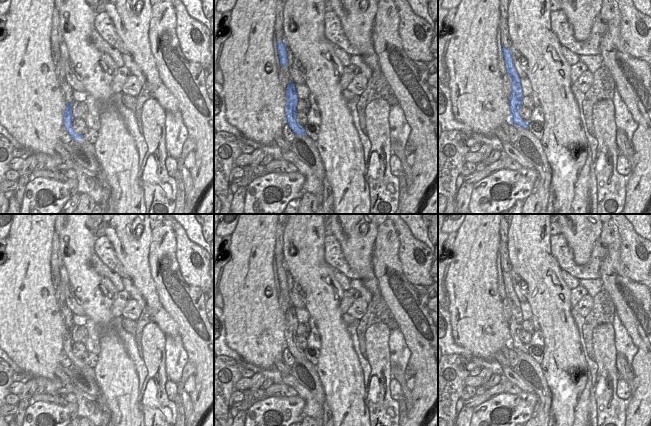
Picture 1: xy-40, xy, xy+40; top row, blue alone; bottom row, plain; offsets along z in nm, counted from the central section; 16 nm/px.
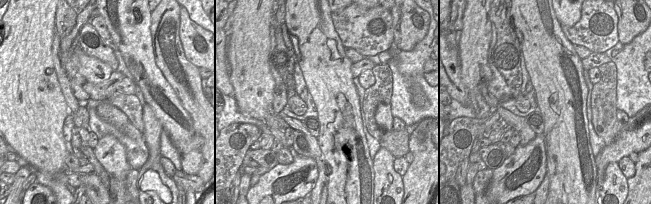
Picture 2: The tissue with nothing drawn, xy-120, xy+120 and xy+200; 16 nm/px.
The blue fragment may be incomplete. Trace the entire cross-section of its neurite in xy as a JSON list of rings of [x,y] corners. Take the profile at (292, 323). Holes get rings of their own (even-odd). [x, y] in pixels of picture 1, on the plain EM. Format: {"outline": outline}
{"outline": [[[290,305],[289,309],[287,310],[285,318],[286,318],[285,329],[286,347],[289,349],[290,353],[295,359],[306,359],[304,350],[301,350],[297,346],[296,330],[299,323],[295,314],[295,308],[292,305]]]}

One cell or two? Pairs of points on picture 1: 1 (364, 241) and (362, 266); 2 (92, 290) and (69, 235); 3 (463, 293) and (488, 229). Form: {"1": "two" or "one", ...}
{"1": "one", "2": "one", "3": "one"}

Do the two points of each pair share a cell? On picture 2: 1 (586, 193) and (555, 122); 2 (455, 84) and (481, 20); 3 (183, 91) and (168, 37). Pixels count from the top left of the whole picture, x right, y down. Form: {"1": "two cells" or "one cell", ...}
{"1": "one cell", "2": "two cells", "3": "one cell"}

